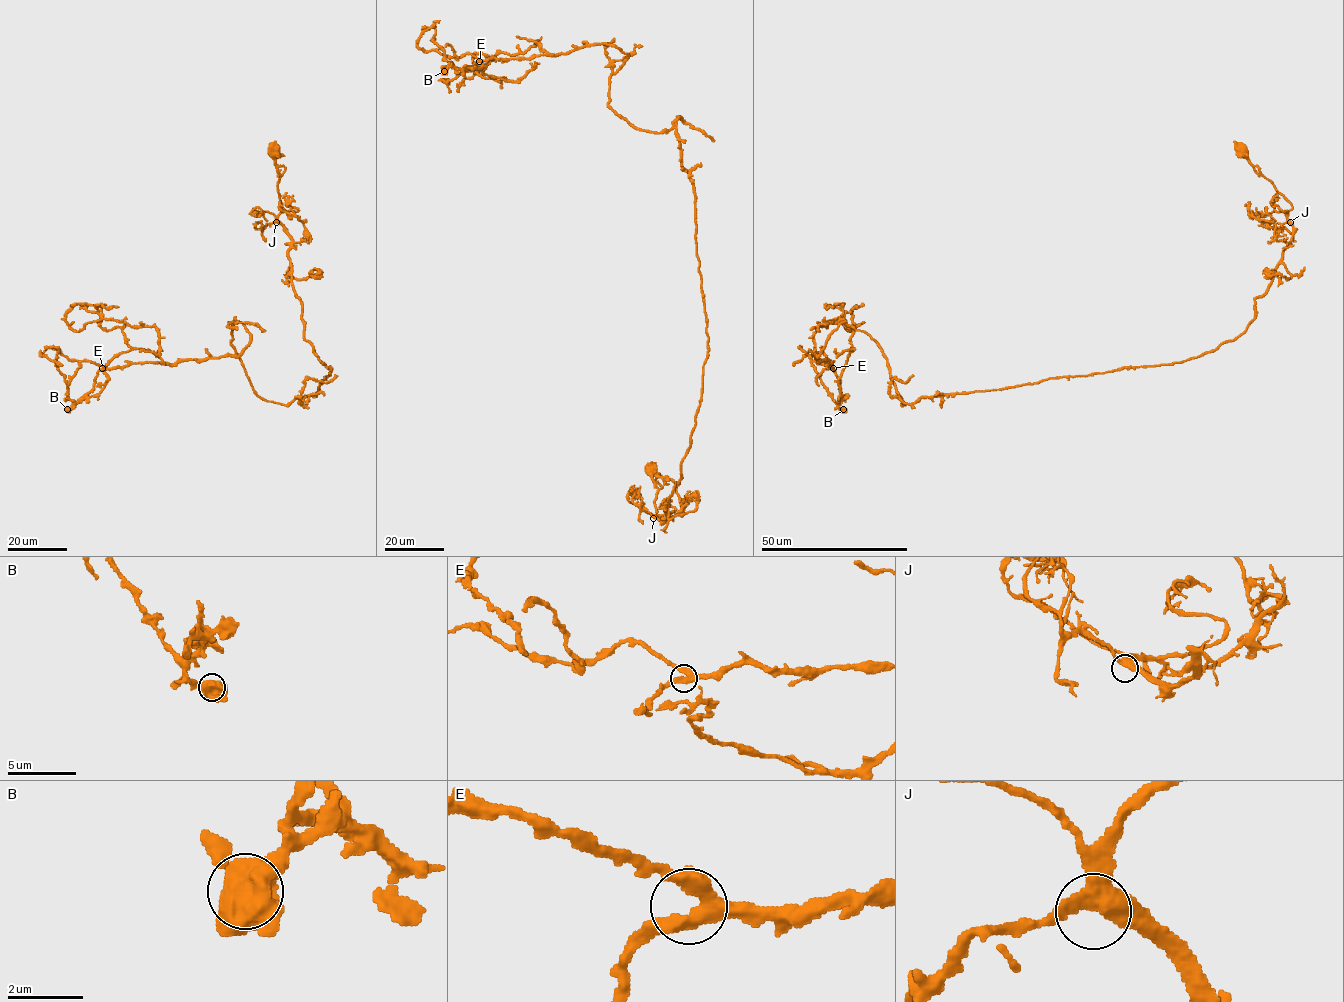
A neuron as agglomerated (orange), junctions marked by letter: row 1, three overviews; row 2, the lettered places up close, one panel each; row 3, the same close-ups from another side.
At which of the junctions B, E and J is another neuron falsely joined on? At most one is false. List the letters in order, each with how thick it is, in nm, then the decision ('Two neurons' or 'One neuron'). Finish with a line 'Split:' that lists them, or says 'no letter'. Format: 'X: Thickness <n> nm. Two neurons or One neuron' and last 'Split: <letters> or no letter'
B: Thickness 800 nm. Two neurons
E: Thickness 380 nm. One neuron
J: Thickness 400 nm. One neuron
Split: B

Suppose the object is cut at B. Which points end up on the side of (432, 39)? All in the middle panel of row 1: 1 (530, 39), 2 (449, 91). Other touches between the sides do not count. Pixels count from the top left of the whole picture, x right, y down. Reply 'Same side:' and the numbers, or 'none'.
Same side: none

